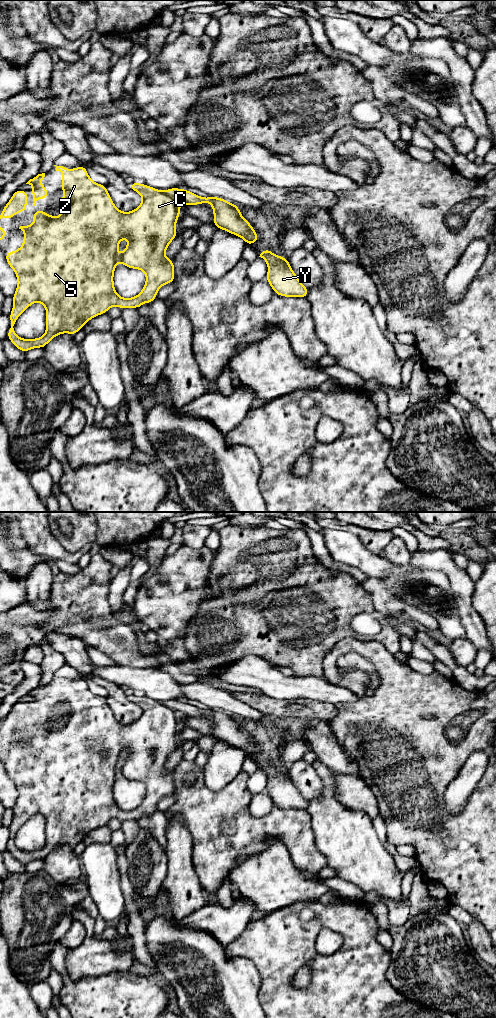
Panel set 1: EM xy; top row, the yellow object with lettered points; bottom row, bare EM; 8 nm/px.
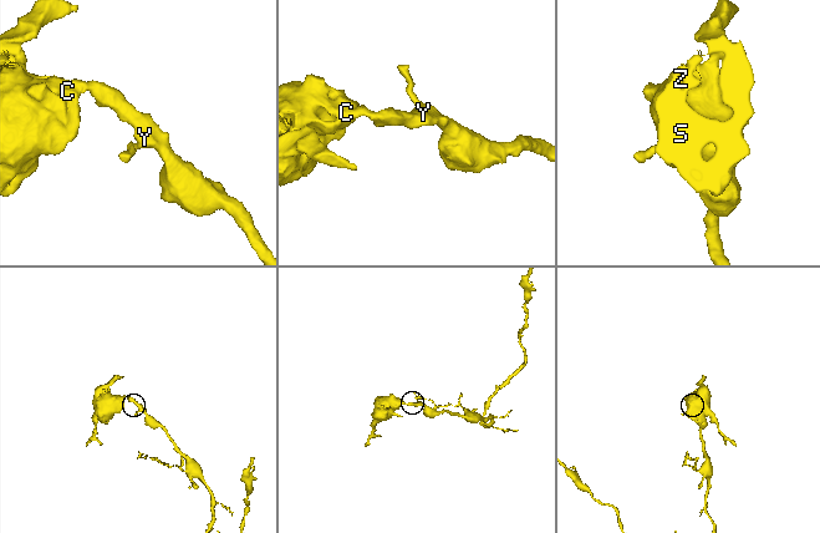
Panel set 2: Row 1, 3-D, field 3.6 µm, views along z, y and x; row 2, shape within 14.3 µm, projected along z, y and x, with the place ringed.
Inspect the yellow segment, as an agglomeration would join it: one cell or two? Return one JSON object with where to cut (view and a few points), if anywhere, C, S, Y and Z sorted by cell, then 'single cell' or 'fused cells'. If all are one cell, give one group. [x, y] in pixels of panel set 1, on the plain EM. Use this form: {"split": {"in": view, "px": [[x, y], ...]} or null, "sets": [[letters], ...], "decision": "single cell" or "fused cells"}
{"split": {"in": "xy", "px": [[164, 705], [177, 715]]}, "sets": [["C", "S", "Z"], ["Y"]], "decision": "fused cells"}

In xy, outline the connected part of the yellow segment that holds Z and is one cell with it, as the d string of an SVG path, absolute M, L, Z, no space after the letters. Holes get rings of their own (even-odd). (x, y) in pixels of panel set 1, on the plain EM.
M56 678L56 683L60 683L62 685L62 706L65 707L65 711L62 712L61 708L59 707L59 716L58 719L64 719L63 724L61 727L54 729L51 728L49 725L45 725L42 721L39 721L37 724L32 725L30 728L32 728L35 731L35 734L33 736L27 737L27 738L20 738L19 741L21 741L24 744L24 751L23 751L23 757L16 761L13 764L5 764L5 770L7 772L8 777L14 782L18 797L16 800L16 803L13 807L13 820L9 827L10 830L10 839L8 841L7 850L13 855L13 857L21 862L22 864L27 864L33 860L43 860L56 848L62 846L62 845L69 845L72 848L74 848L79 842L83 841L83 838L92 830L107 825L107 823L113 819L117 818L121 821L125 820L140 820L144 815L151 815L157 810L157 804L160 799L166 796L170 796L174 794L175 791L175 784L174 784L174 774L173 771L167 771L165 769L165 764L170 756L171 753L173 753L177 748L177 742L176 742L176 734L180 728L180 718L179 716L173 712L172 709L166 707L162 704L162 702L153 700L151 698L148 698L146 696L140 696L139 694L132 694L129 696L129 700L133 703L136 703L139 705L142 709L142 714L140 718L130 724L122 724L118 722L115 718L115 716L112 713L111 708L109 707L107 703L106 697L95 695L88 687L87 681L85 678L78 678L75 681L68 681L63 678ZM122 750L127 750L129 755L126 758L124 764L121 767L117 766L118 758ZM118 774L121 774L124 778L131 781L139 781L142 782L146 786L146 794L141 802L141 804L132 810L122 810L120 809L114 799L114 793L113 788L115 784L115 780ZM40 814L44 817L46 821L46 843L45 846L42 849L35 850L35 851L23 851L16 847L14 843L14 839L16 836L16 833L18 829L32 816Z

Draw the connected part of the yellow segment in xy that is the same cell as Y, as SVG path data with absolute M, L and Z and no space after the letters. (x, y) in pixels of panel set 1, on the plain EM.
M263 763L260 768L267 777L266 792L274 805L282 809L307 810L309 801L306 800L291 780L288 769L282 770L271 763Z

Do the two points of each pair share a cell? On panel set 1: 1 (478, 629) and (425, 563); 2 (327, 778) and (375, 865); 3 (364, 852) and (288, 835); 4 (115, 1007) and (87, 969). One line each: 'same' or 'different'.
1: same
2: same
3: different
4: different

